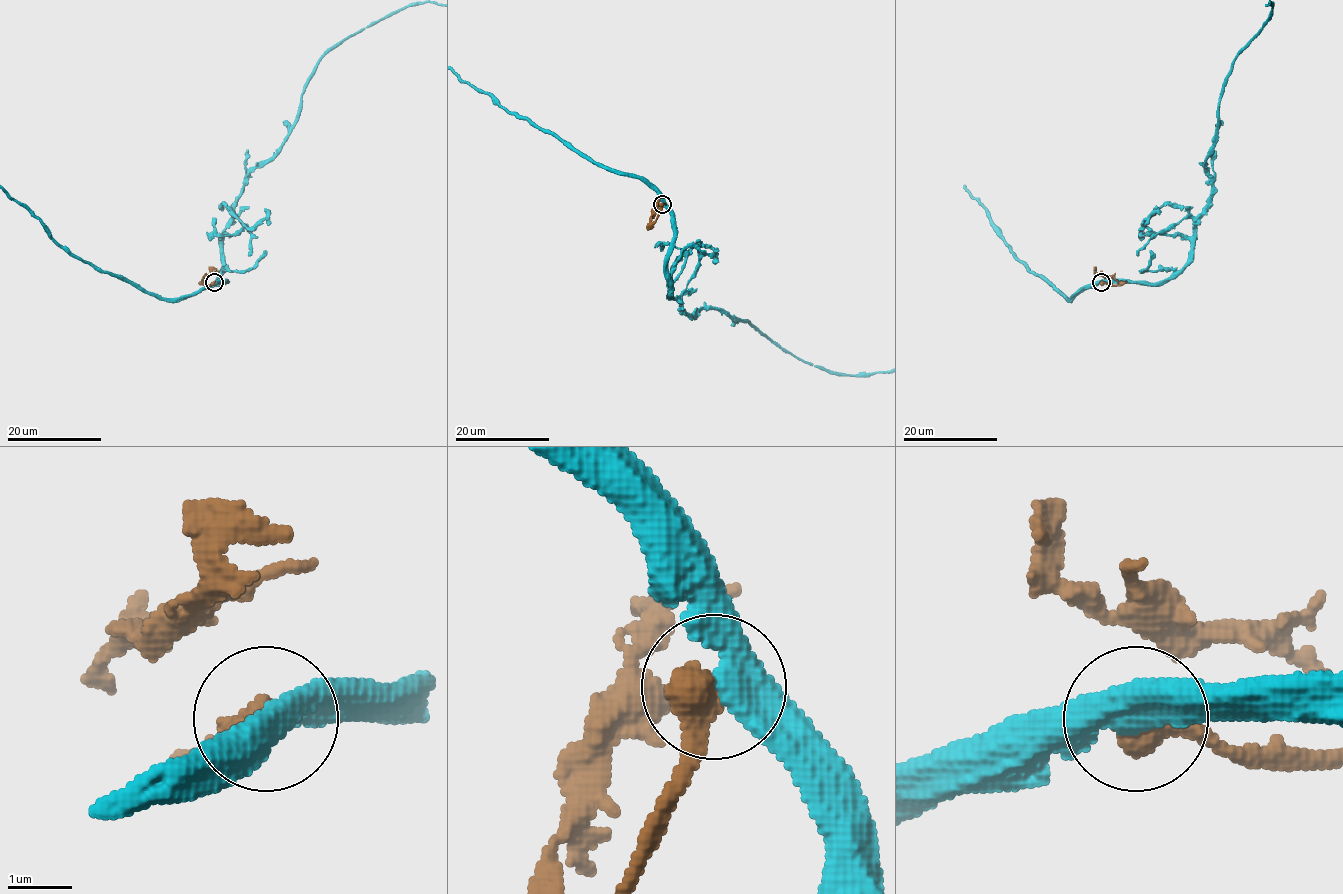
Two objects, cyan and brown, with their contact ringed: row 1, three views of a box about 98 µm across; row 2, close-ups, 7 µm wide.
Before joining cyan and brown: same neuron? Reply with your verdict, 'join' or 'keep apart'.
keep apart

